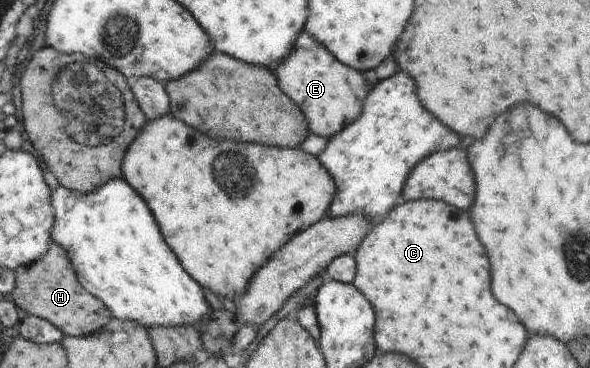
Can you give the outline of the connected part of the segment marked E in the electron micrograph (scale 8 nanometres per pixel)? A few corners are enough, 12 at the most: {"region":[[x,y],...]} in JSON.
{"region":[[306,32],[278,84],[329,139],[361,117],[362,71]]}

